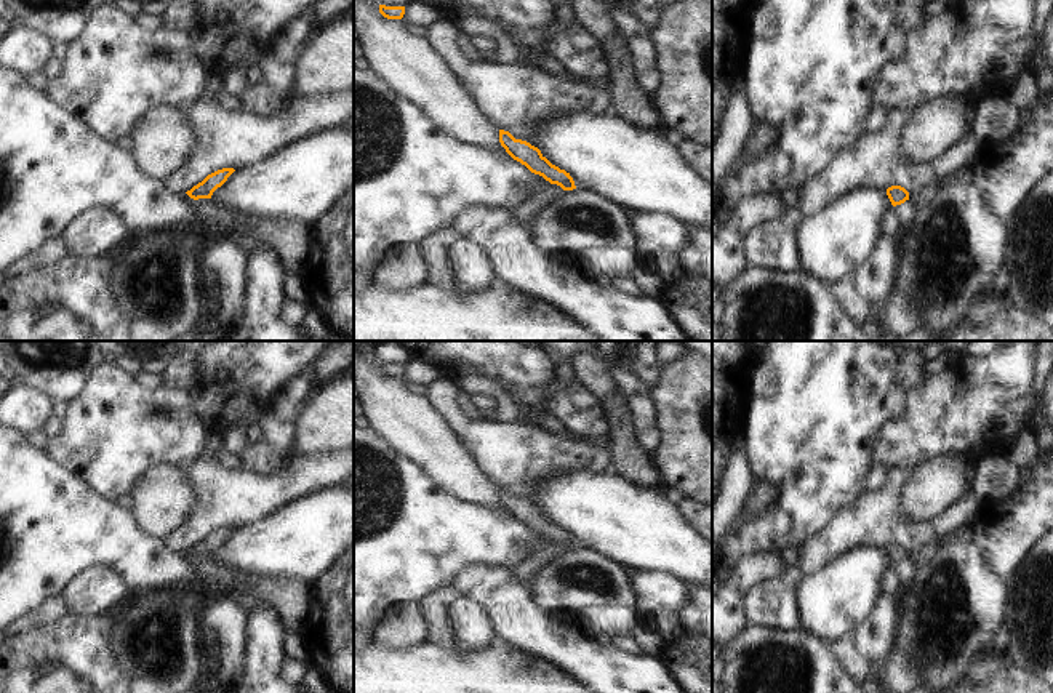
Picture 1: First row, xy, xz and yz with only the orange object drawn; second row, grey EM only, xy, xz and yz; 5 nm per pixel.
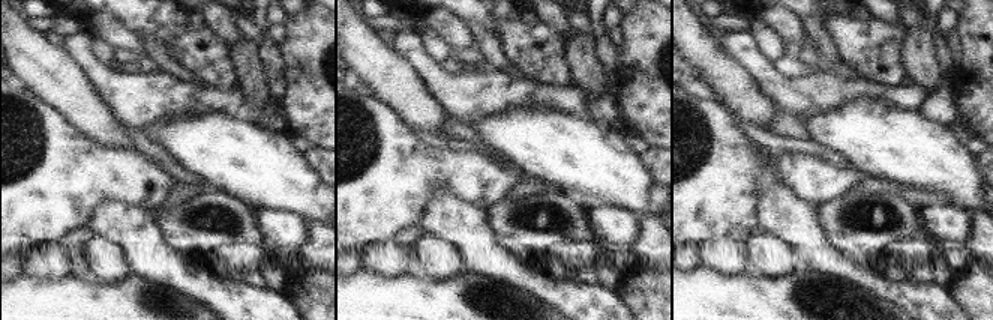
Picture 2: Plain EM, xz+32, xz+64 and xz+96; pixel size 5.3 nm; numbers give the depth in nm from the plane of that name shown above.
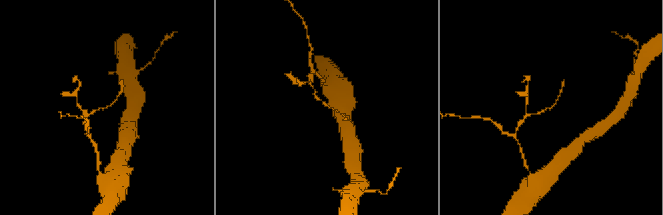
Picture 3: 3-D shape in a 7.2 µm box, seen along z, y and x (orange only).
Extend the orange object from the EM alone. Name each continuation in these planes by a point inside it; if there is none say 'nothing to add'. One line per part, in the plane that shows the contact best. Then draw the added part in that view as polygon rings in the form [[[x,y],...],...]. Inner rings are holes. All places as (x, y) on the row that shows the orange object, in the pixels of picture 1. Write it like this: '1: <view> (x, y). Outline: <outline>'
nothing to add

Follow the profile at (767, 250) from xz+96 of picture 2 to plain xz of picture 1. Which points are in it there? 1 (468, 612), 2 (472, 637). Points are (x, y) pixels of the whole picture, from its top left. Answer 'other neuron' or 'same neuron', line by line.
1: same neuron
2: same neuron

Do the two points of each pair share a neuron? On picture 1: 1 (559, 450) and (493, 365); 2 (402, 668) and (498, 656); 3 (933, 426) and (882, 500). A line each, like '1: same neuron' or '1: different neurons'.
1: different neurons
2: same neuron
3: different neurons

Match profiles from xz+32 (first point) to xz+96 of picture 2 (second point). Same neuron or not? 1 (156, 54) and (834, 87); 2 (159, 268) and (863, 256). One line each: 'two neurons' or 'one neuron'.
1: two neurons
2: two neurons

